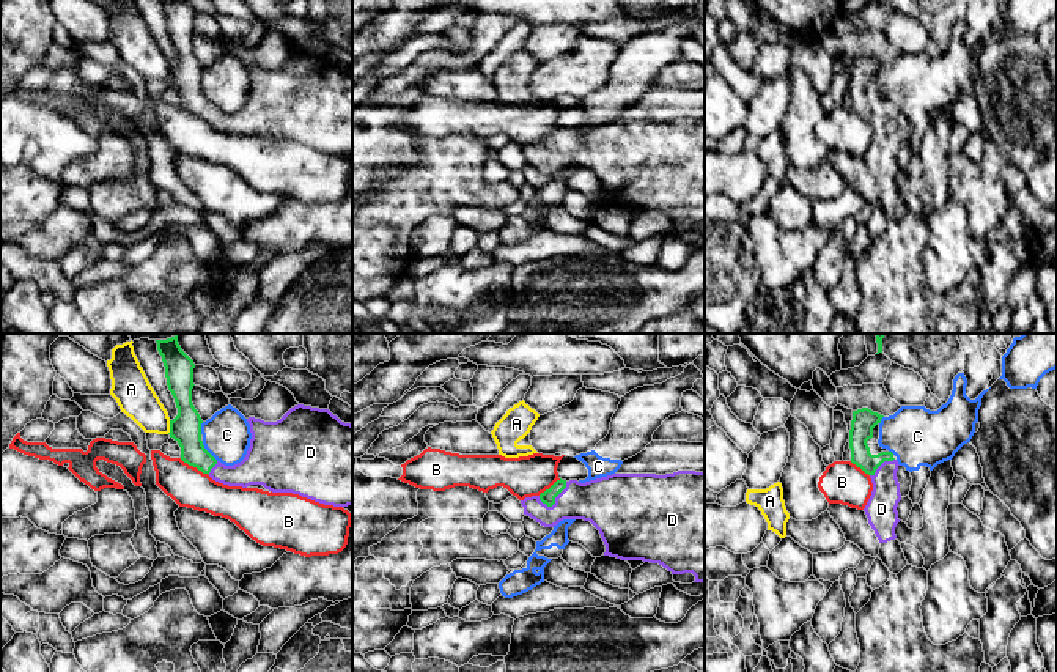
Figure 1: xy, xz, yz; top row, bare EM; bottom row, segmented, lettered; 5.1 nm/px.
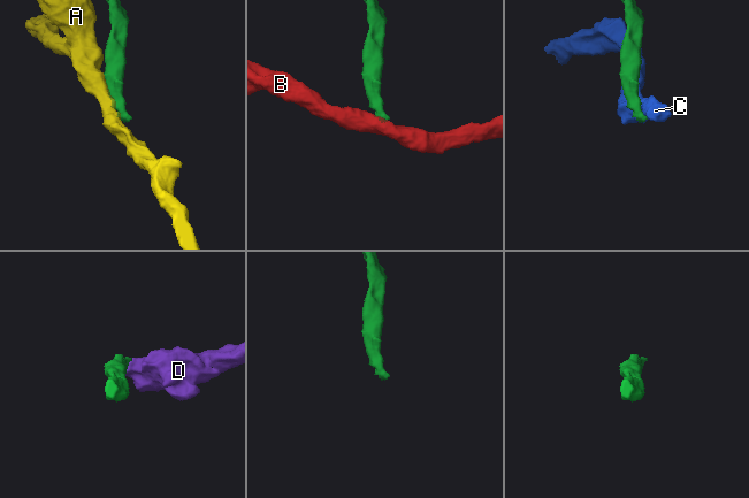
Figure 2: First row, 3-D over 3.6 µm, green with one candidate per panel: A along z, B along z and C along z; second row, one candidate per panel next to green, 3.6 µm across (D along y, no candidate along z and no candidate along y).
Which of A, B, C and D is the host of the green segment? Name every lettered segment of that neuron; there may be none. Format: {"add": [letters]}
{"add": ["D"]}

